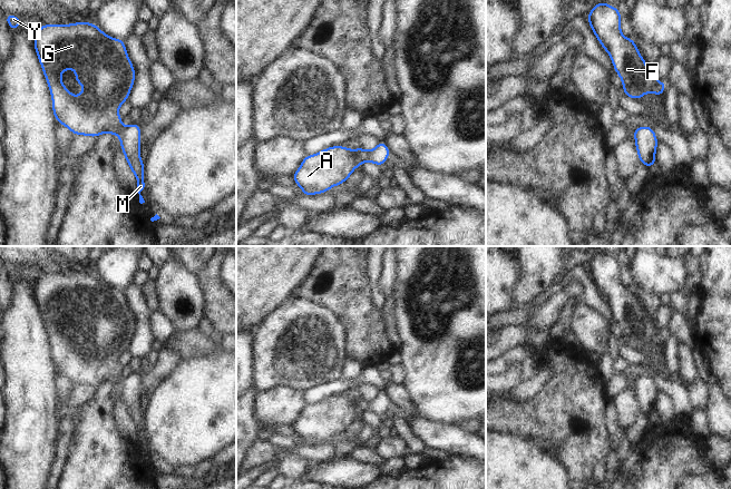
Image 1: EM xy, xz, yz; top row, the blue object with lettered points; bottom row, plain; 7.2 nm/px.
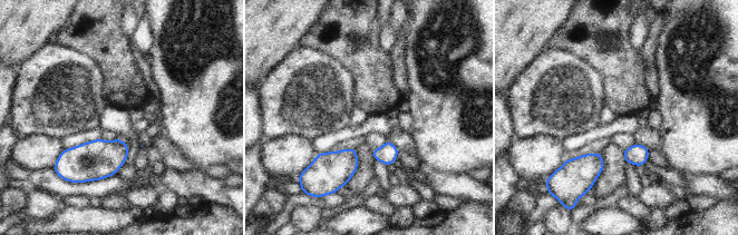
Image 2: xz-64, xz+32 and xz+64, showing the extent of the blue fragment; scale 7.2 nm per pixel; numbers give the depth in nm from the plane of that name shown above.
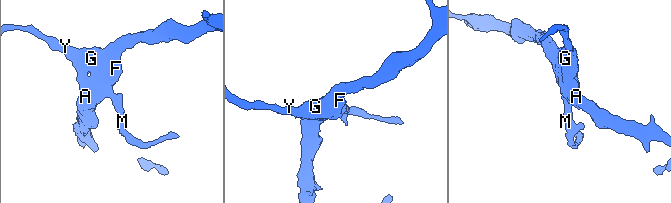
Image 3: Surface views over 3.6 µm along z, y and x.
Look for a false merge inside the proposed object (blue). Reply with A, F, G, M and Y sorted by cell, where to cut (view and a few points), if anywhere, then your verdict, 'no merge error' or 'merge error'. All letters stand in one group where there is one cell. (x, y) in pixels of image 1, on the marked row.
A F G M Y; no cut; no merge error

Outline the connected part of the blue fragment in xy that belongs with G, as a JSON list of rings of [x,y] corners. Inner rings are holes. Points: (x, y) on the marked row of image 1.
[[[81,21],[72,25],[45,25],[36,31],[33,38],[35,49],[41,63],[46,80],[48,82],[50,95],[52,97],[52,109],[56,121],[65,125],[76,136],[86,135],[97,137],[103,133],[120,136],[119,143],[127,163],[137,178],[137,192],[139,203],[145,203],[140,192],[145,187],[144,183],[144,162],[139,157],[140,147],[140,127],[139,124],[130,124],[129,127],[121,125],[121,117],[118,115],[118,108],[127,100],[135,80],[135,69],[125,49],[125,41],[115,39],[104,33],[91,21],[84,23]],[[72,68],[76,71],[76,84],[82,86],[88,84],[87,88],[81,88],[81,96],[74,96],[61,82],[60,74],[64,70]]]

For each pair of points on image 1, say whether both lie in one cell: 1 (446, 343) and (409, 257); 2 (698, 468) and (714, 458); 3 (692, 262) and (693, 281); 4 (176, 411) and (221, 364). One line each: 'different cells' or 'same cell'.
1: same cell
2: different cells
3: same cell
4: same cell

